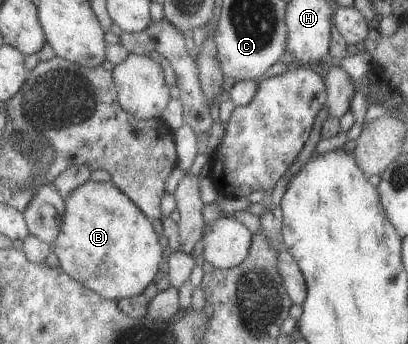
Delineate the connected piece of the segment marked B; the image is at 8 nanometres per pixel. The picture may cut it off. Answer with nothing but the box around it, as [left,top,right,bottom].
[54,180,169,300]

